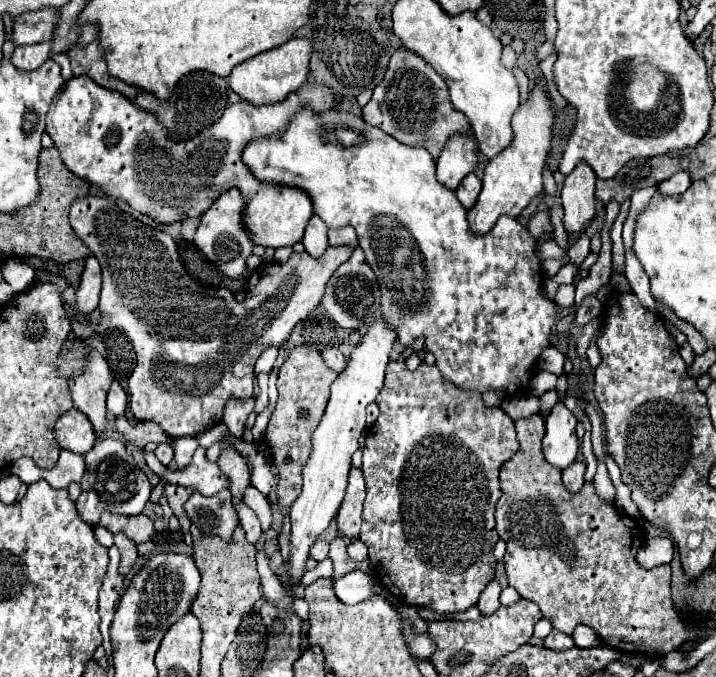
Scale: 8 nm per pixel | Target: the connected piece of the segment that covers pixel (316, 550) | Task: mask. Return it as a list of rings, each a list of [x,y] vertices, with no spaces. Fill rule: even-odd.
[[[316,540],[316,544],[310,548],[310,556],[312,556],[316,562],[322,562],[322,560],[328,556],[328,550],[330,550],[330,544],[328,544],[328,542]]]

